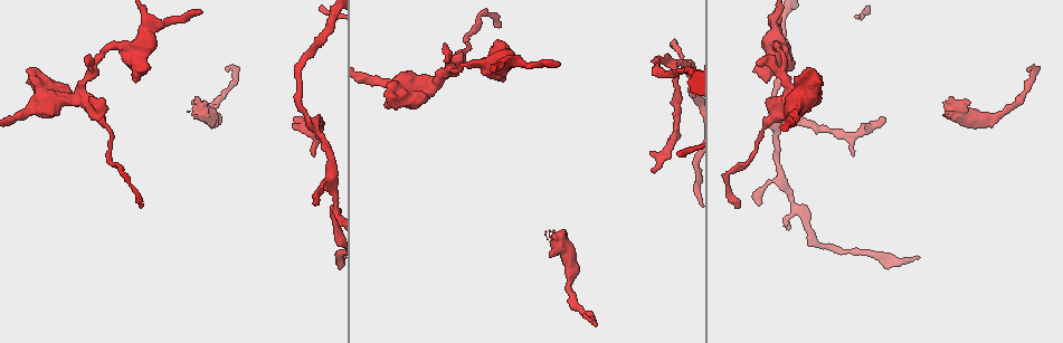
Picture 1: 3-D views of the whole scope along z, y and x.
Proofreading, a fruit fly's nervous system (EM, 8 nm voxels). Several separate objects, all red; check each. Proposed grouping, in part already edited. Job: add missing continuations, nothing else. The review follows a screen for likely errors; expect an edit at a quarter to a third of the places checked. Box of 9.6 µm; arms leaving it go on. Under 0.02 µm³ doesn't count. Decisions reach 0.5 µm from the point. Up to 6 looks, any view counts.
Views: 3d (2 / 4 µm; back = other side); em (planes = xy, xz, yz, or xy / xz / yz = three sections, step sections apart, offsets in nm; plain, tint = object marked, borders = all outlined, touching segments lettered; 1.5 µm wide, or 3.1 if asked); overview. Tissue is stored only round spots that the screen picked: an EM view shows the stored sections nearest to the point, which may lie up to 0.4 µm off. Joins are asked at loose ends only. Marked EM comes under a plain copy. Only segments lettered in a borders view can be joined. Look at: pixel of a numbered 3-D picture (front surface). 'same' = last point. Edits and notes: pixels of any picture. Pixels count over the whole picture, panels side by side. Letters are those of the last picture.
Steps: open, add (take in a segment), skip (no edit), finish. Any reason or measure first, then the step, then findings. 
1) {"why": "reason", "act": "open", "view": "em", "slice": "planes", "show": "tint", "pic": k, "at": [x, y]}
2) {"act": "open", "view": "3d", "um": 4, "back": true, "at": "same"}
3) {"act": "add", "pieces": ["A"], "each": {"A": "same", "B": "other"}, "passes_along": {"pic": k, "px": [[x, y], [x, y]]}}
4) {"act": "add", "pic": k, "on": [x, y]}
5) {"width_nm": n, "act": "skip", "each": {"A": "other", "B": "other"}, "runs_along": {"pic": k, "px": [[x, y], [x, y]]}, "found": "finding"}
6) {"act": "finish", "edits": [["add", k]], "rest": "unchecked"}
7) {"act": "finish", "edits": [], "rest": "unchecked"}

{"why": "branch stops here", "act": "open", "view": "3d", "um": 2, "pic": 1, "at": [133, 81]}

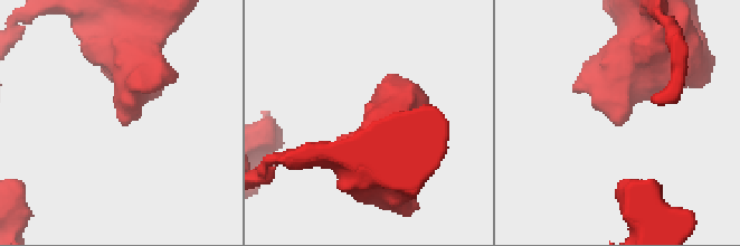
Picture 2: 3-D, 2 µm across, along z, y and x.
{"act": "open", "view": "em", "slice": "planes", "show": "borders", "pic": 2, "at": [125, 125]}

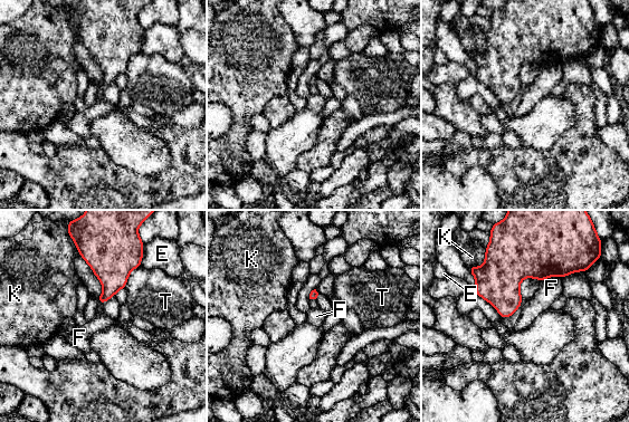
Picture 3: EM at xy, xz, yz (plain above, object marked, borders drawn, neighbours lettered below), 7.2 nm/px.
{"act": "skip", "each": {"E": "other", "F": "other", "K": "other", "T": "other"}, "border": {"pic": 3, "px": [[561, 277], [550, 276], [540, 280]]}, "found": "no lettered segment goes on from it"}

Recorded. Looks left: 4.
{"why": "branch stops here", "act": "open", "view": "3d", "um": 4, "pic": 1, "at": [295, 120]}

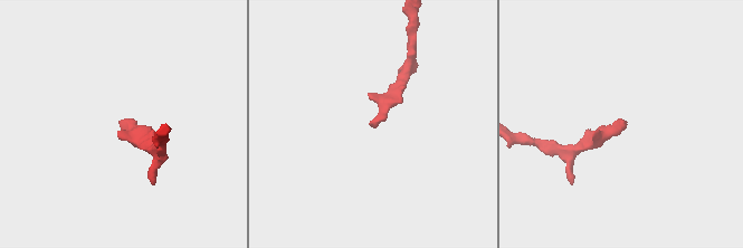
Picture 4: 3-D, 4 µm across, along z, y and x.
{"act": "open", "view": "em", "slice": "yz", "step": 8, "show": "tint", "pic": 4, "at": [121, 126]}

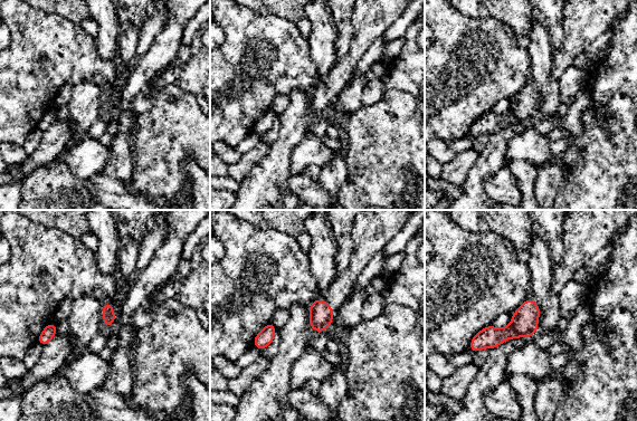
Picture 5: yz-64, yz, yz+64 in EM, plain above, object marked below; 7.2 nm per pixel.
{"why": "cut it another way", "act": "open", "view": "em", "slice": "planes", "show": "borders", "at": "same"}

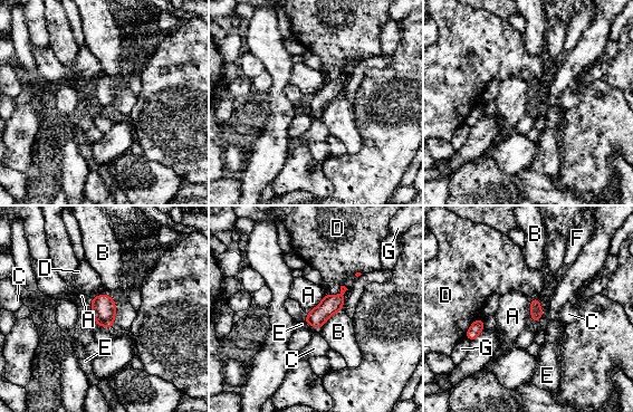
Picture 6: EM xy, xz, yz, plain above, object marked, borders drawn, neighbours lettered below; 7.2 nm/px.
{"longest_contact_nm": ["B", 260], "act": "add", "pieces": ["F"], "each": {"A": "other", "B": "other", "C": "other", "D": "other", "E": "other", "F": "same", "G": "other"}, "found": "the cell continues"}

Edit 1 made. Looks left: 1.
{"why": "end of a long branch", "act": "open", "view": "em", "slice": "planes", "show": "borders", "pic": 1, "at": [227, 69]}

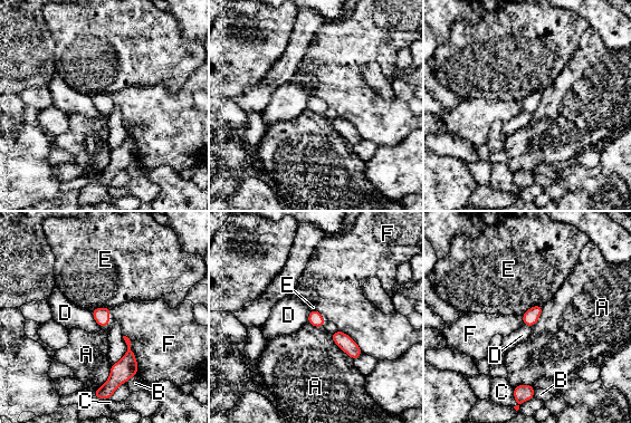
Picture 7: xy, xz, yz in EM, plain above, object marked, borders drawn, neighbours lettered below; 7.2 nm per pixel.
{"width_nm": 100, "act": "skip", "each": {"A": "other", "B": "other", "C": "other", "D": "other", "E": "other", "F": "other"}, "border": {"pic": 7, "px": [[91, 310], [95, 321], [101, 327]]}, "found": "none of them fits"}

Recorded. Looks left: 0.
{"act": "finish", "edits": [["add", 6]], "rest": "unchecked"}

